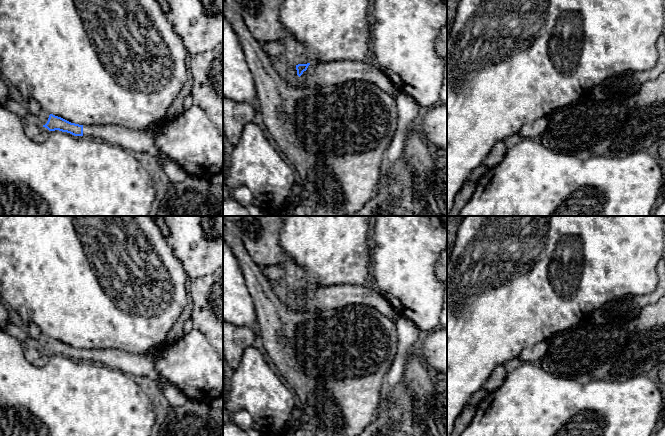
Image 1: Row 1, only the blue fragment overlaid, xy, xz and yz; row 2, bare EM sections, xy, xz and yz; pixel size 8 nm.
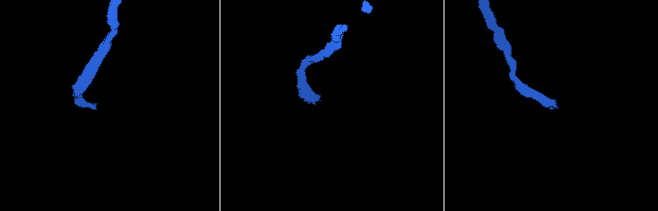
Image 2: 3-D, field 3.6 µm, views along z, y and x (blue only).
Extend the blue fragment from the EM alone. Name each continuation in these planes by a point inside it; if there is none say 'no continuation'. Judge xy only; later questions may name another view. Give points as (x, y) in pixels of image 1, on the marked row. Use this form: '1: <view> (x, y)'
1: xy (42, 118)

